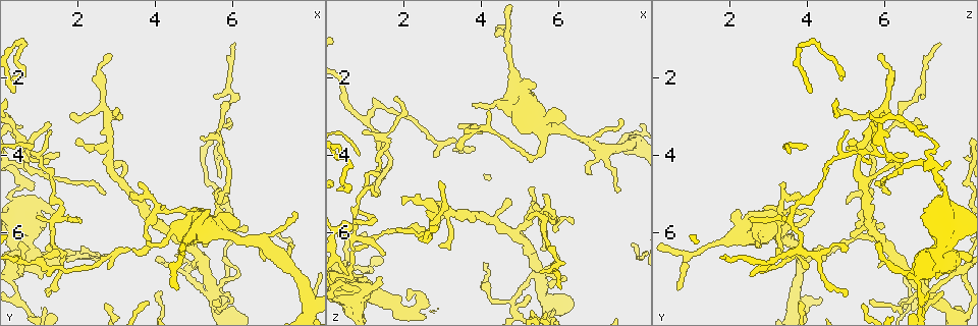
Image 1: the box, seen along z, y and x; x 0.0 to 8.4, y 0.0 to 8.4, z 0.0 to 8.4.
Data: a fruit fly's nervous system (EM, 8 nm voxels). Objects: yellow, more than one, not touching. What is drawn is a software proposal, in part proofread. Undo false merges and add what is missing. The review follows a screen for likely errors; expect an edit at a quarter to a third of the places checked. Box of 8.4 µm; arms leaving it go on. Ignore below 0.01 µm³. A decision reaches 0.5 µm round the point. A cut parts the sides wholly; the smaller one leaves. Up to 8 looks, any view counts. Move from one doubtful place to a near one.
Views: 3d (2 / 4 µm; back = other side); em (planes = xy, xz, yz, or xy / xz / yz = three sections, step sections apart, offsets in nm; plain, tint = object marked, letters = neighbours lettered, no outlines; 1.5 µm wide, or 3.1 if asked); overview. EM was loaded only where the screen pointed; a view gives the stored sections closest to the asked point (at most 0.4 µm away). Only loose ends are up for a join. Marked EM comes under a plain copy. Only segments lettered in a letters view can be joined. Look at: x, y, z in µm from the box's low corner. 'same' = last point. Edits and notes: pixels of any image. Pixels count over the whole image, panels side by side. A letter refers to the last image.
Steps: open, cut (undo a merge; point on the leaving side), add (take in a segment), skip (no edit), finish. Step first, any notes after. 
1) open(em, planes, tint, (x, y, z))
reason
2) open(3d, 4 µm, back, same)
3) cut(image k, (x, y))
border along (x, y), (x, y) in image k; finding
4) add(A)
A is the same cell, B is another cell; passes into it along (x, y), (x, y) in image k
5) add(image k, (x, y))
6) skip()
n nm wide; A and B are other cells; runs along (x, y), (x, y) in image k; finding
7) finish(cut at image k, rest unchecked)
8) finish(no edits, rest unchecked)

open(3d, 4 µm, (0.65, 4.15, 6.20))
two arms at a narrow angle

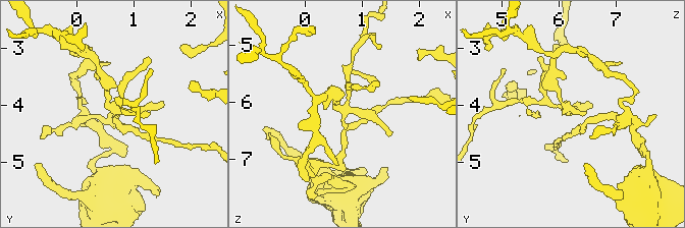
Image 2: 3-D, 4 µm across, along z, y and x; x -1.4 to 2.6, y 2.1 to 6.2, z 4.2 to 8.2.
open(em, xy, step 4, tint, (0.70, 4.10, 6.20))
shape alone is not enough

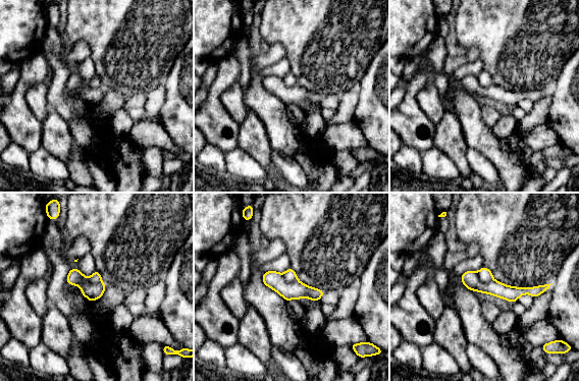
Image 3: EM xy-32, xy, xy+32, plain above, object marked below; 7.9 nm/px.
open(em, xy, step 4, letters, same)

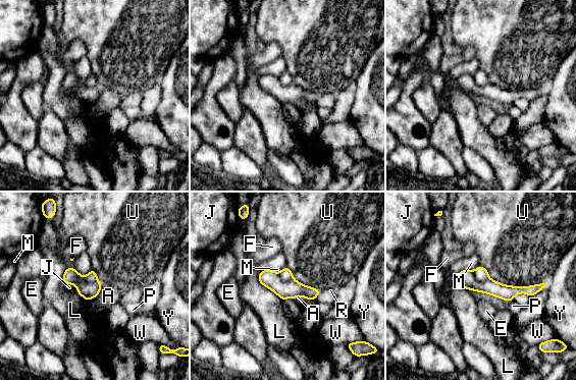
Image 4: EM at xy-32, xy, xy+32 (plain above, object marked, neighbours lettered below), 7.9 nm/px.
cut(image 4, (480, 273))
170 nm wide; U touches over 550 nm; A, E, F, J, L, M, P, R, U, W and Y are other cells; two cells meet here

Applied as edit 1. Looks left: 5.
open(em, yz, step 4, letters, (5.90, 3.20, 6.95))
tapers out

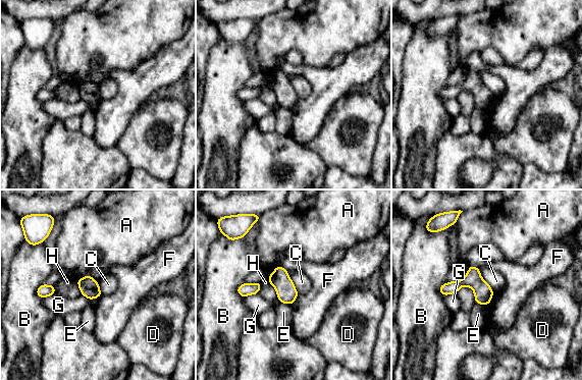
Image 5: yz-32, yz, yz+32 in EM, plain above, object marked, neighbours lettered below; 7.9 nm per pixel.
open(em, planes, letters, same)

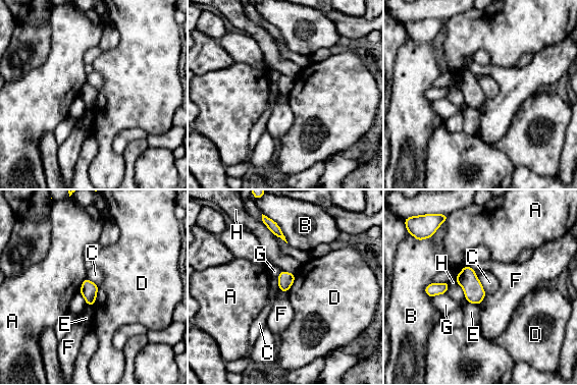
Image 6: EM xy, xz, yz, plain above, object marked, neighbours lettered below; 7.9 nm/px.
skip()
A, B, C, D, E, F, G and H are other cells; border along (475, 271), (475, 275), (486, 293) in image 6; none of them fits

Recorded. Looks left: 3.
open(em, planes, letters, (2.70, 5.05, 6.10))
end of a long branch

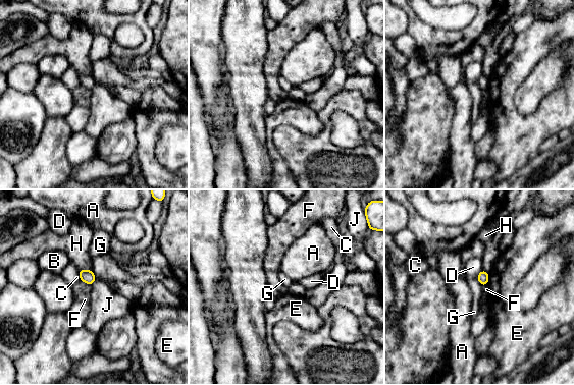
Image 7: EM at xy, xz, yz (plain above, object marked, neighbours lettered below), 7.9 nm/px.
skip()
A, B, C, D, E, F, G, H and J are other cells; border along (96, 278), (90, 286) in image 7; no lettered segment goes on from it

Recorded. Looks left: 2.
finish(cut at image 4, rest unchecked)

